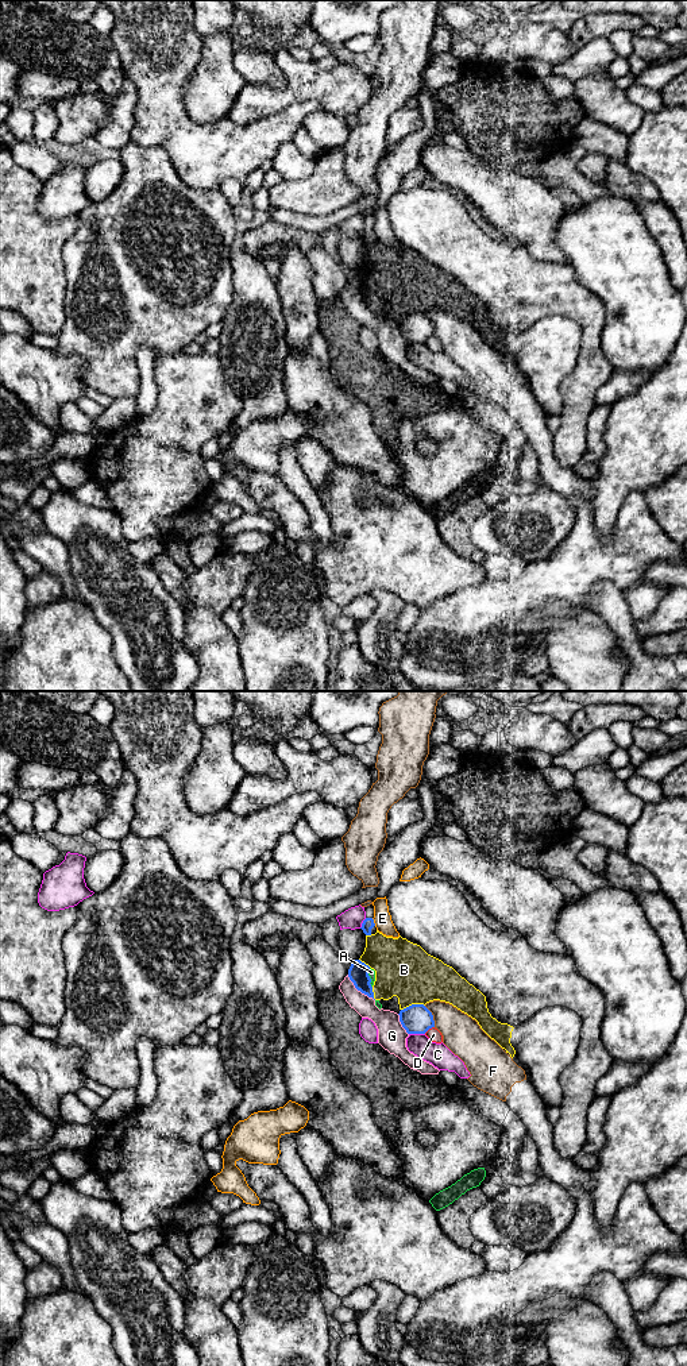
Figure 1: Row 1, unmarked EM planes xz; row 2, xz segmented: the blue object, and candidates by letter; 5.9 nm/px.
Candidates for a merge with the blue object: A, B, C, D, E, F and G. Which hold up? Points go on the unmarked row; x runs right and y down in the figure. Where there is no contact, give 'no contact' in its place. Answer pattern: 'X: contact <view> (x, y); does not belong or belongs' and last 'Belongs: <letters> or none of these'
A: contact xz (369, 286); does not belong
B: contact xz (412, 313); does not belong
C: contact xz (417, 342); does not belong
D: contact xz (428, 338); does not belong
E: contact xz (373, 231); does not belong
F: contact xz (432, 325); does not belong
G: contact xz (359, 298); does not belong
Belongs: none of these

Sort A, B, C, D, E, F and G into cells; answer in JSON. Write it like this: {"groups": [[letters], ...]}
{"groups": [["A", "B"], ["C"], ["D"], ["E"], ["F"], ["G"]]}

